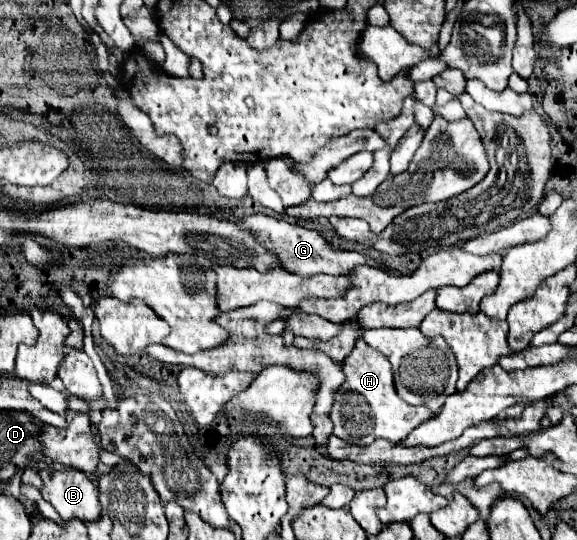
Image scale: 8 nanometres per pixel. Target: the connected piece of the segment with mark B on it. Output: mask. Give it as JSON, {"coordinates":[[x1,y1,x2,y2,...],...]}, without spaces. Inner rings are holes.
{"coordinates":[[54,467,40,469,44,481,42,497,60,513,64,521,80,519,84,523,94,523,102,515,98,501,98,487,80,473,78,469,56,471]]}

